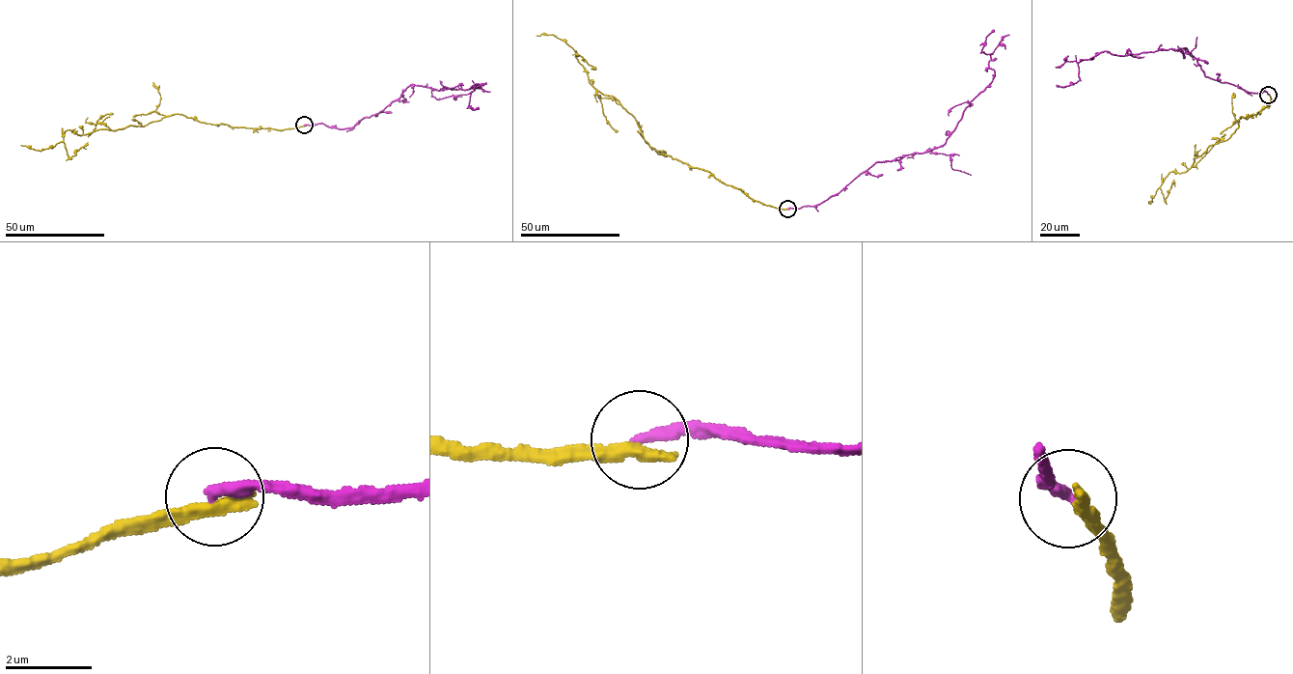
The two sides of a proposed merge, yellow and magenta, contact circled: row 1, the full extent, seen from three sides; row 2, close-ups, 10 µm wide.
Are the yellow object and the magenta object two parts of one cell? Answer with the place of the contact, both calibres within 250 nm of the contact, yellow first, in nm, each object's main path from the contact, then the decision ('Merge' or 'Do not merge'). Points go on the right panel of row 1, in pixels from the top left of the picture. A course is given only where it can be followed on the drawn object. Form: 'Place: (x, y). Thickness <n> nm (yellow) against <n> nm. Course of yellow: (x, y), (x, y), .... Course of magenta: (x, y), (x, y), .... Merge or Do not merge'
Place: (1268, 95). Thickness 400 nm (yellow) against 280 nm. Course of yellow: (1269, 95), (1270, 104), (1247, 119), (1241, 117), (1229, 138), (1209, 145), (1186, 171), (1169, 172), (1152, 202). Course of magenta: (1268, 95), (1205, 76), (1184, 47), (1124, 55), (1104, 50), (1078, 63), (1078, 81), (1057, 85). Do not merge

